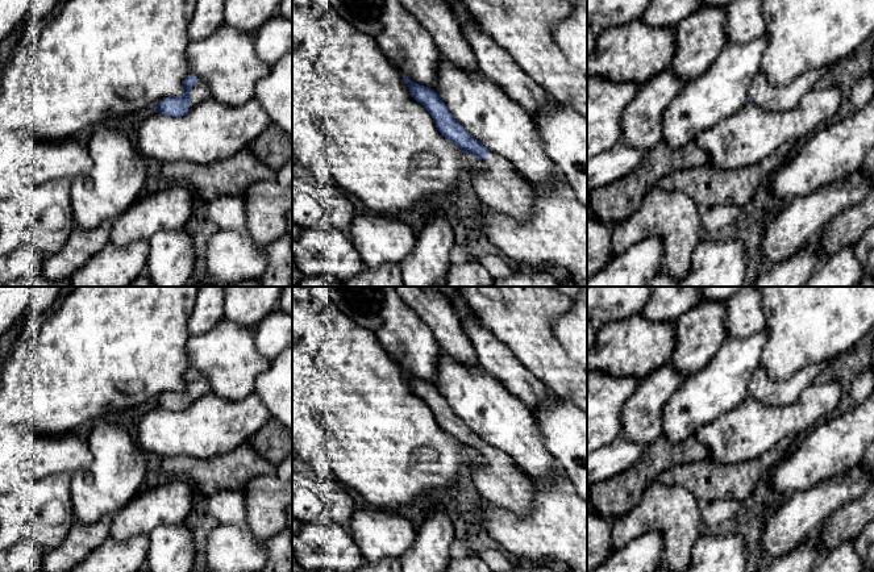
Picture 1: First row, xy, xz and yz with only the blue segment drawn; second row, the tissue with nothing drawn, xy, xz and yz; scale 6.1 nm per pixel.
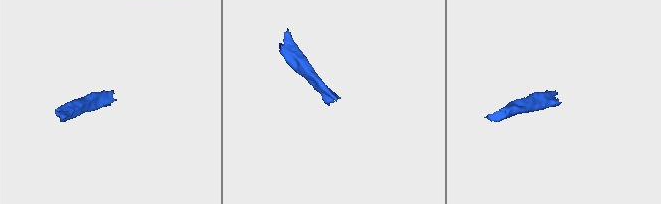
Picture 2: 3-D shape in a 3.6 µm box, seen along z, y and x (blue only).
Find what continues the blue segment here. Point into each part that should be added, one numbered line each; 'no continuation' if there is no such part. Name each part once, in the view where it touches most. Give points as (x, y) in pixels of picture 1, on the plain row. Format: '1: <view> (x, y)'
1: xy (199, 387)

